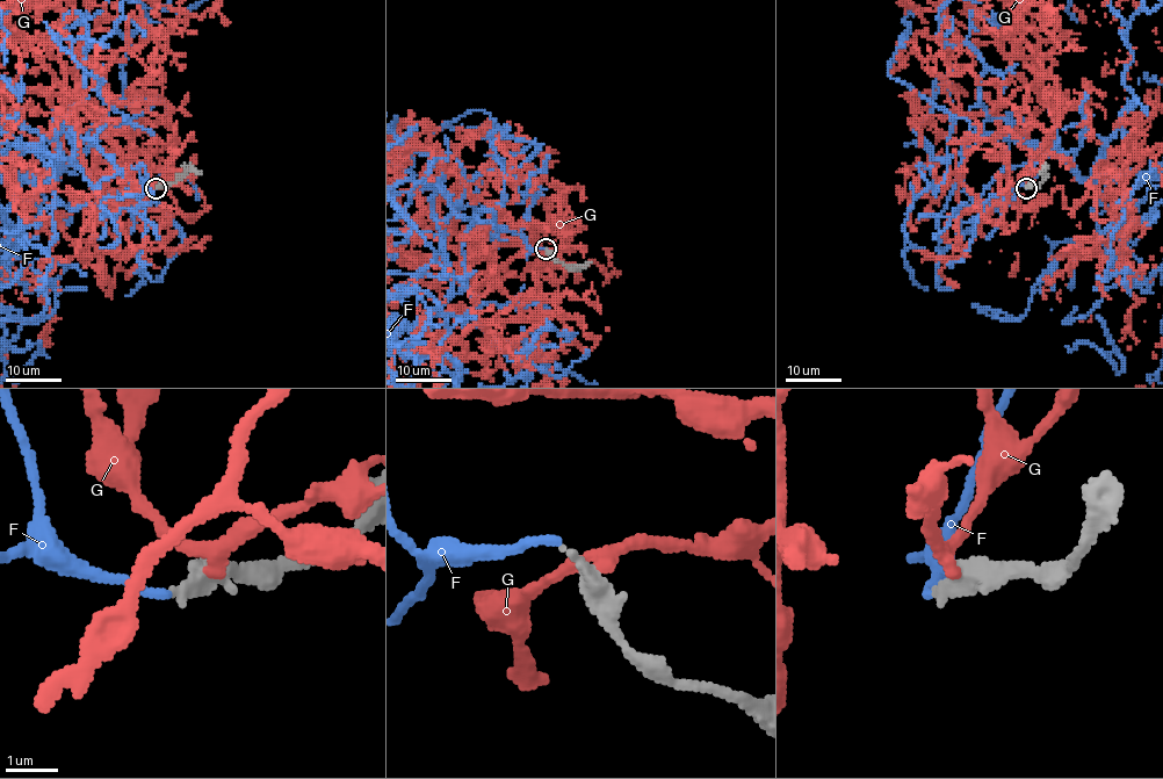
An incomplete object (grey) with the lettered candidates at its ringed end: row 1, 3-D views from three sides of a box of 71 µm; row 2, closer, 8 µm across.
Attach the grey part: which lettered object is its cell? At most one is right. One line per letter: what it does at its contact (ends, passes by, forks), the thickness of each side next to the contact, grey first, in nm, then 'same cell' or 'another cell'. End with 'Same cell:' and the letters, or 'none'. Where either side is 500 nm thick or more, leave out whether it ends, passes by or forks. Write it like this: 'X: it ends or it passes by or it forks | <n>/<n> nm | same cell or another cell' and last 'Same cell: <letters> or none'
F: it ends | 280/150 nm | another cell
G: it passes by | 460/240 nm | another cell
Same cell: none

